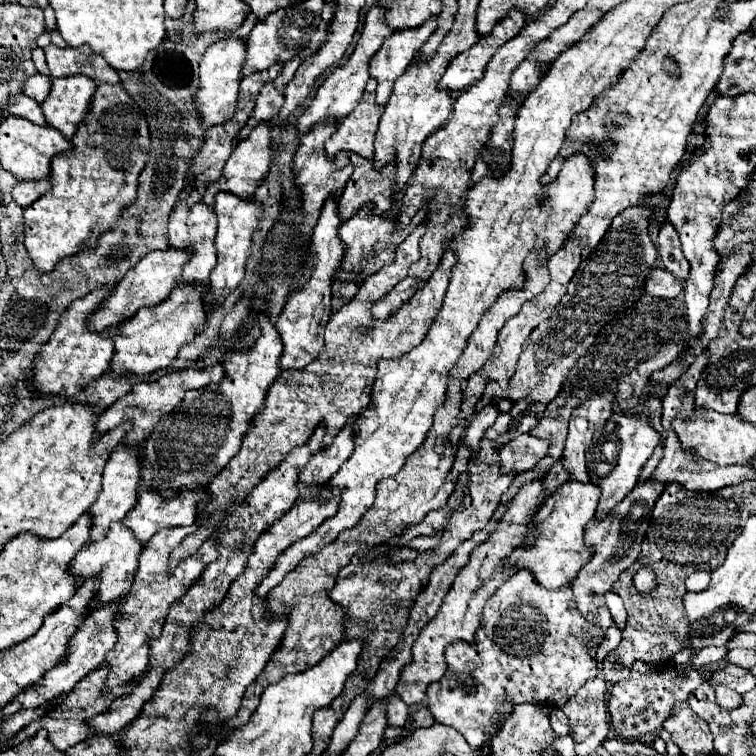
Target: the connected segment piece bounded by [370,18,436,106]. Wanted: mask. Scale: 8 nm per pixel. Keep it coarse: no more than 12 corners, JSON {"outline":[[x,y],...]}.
{"outline":[[436,18],[388,36],[370,60],[376,102],[386,106],[394,80],[436,30]]}

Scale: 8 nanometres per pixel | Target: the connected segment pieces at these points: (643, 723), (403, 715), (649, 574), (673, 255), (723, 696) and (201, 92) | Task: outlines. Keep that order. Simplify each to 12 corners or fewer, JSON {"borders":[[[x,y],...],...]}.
{"borders":[[[634,664],[610,692],[620,738],[648,740],[704,682],[690,666]],[[390,694],[386,716],[394,726],[404,726],[408,706]],[[640,568],[634,576],[638,592],[654,590],[656,580],[650,568]],[[672,226],[658,232],[658,254],[668,272],[688,280],[690,264]],[[716,688],[716,704],[724,710],[742,706],[742,696],[730,688]],[[212,44],[200,60],[194,94],[202,128],[236,110],[246,46]]]}

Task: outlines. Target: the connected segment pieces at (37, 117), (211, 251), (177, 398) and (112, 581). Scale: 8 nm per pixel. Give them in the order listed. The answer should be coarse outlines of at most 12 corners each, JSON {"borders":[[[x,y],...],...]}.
{"borders":[[[24,94],[8,98],[6,112],[46,124],[40,104]],[[212,206],[172,208],[168,246],[190,252],[178,286],[216,264]],[[222,364],[190,366],[140,382],[108,406],[94,440],[132,422],[126,446],[138,446],[186,390],[222,380]],[[122,522],[88,544],[70,576],[100,580],[90,610],[130,592],[142,546]]]}

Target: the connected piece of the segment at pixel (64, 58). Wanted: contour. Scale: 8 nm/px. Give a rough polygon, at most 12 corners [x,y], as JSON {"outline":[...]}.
{"outline":[[90,46],[44,48],[50,76],[84,74],[118,84],[118,72]]}

